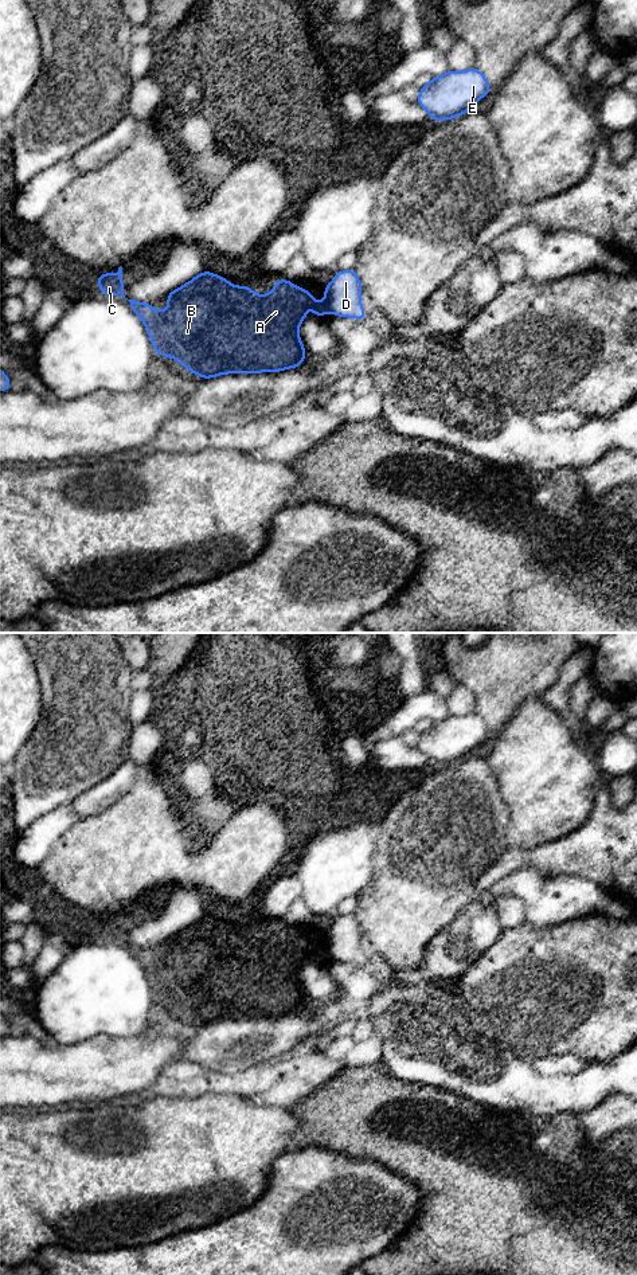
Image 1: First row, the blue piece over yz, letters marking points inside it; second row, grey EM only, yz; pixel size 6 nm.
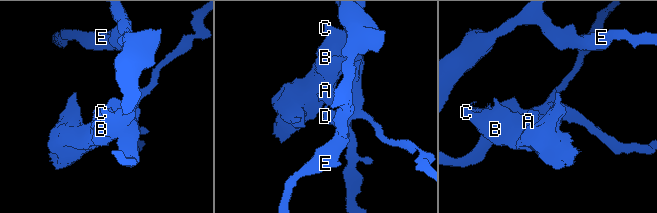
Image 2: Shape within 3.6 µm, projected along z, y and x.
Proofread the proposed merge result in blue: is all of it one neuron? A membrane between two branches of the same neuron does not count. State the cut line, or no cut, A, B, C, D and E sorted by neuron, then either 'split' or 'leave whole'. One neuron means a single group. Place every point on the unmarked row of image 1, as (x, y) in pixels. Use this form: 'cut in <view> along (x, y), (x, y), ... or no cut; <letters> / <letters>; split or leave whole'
cut in yz along (325, 942), (328, 955); A B C / D E; split

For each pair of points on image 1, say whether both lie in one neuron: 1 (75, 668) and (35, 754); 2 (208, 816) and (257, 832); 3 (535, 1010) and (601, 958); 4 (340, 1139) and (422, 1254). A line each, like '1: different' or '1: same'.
1: same
2: different
3: same
4: same

